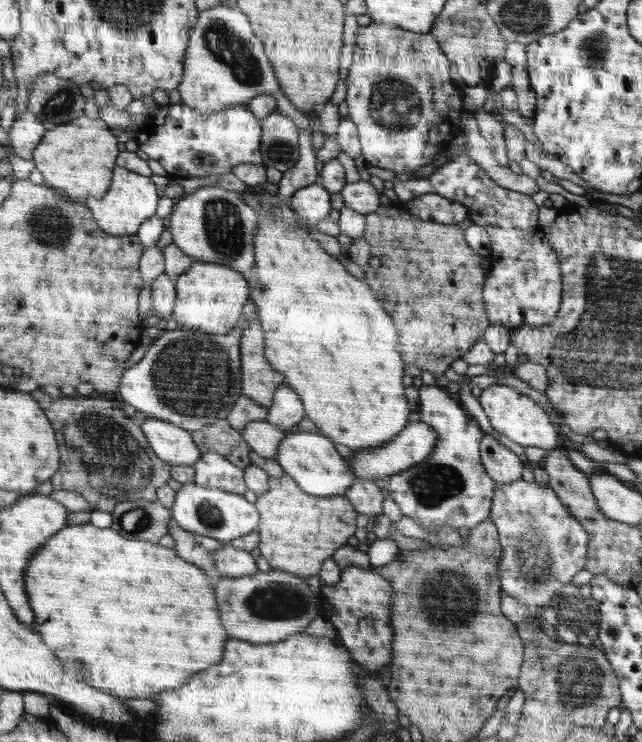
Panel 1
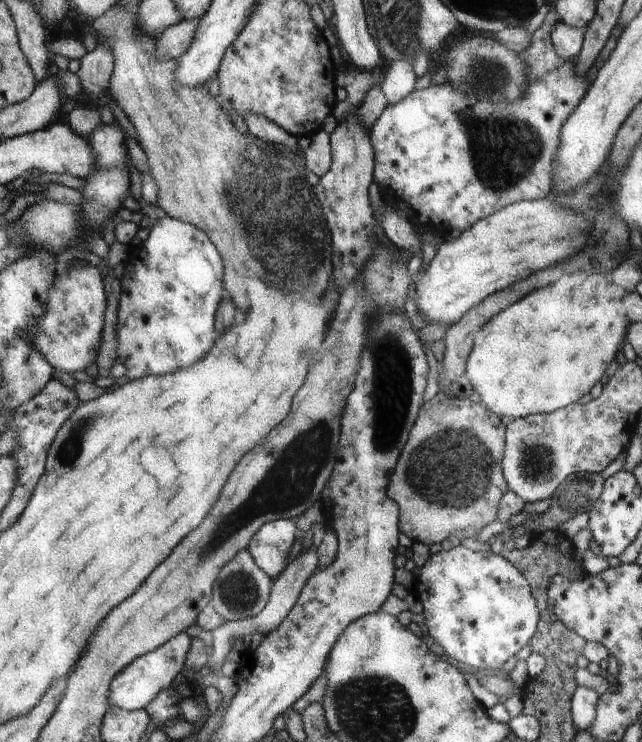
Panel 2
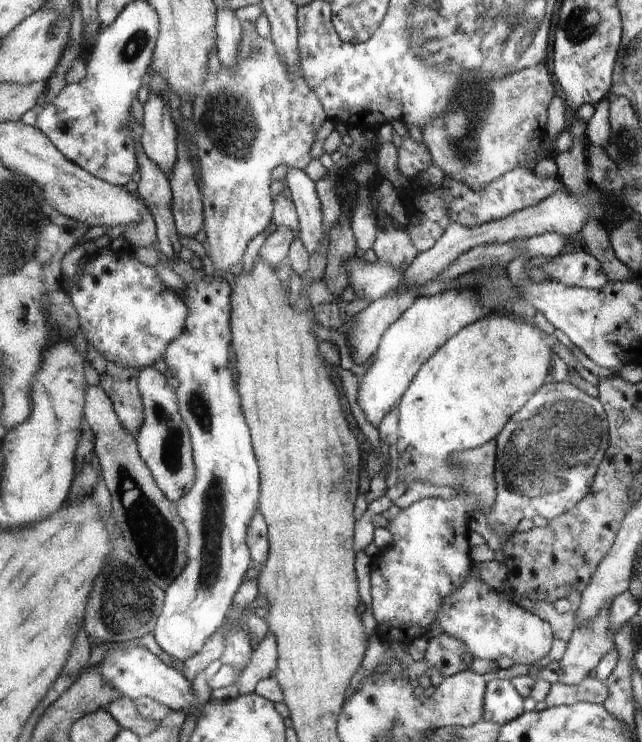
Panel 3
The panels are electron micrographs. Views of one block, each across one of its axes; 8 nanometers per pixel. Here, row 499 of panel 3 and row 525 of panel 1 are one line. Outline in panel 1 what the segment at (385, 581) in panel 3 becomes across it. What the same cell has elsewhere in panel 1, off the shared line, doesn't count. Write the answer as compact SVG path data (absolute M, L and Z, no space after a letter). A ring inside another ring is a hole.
M422 384L419 388L418 411L420 421L438 432L437 446L424 462L390 475L386 479L386 492L404 515L416 520L429 532L439 532L444 525L469 530L490 516L498 486L480 464L478 444L484 434L476 426L474 417L470 418L450 394L436 388L435 384Z

